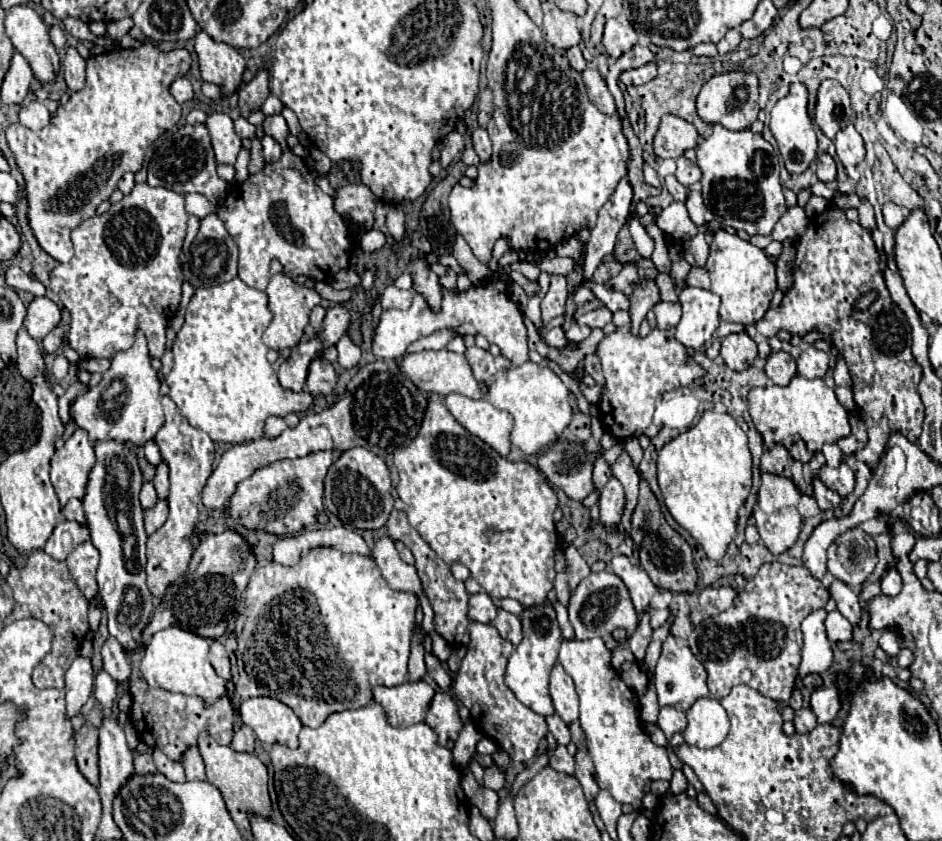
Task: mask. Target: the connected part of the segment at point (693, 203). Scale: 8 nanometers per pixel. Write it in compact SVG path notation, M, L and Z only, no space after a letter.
M689 190L687 194L687 200L685 200L685 206L687 206L687 212L689 212L689 218L693 220L695 226L701 226L705 220L703 220L703 214L705 214L705 204L703 204L703 198L699 192L695 190Z

